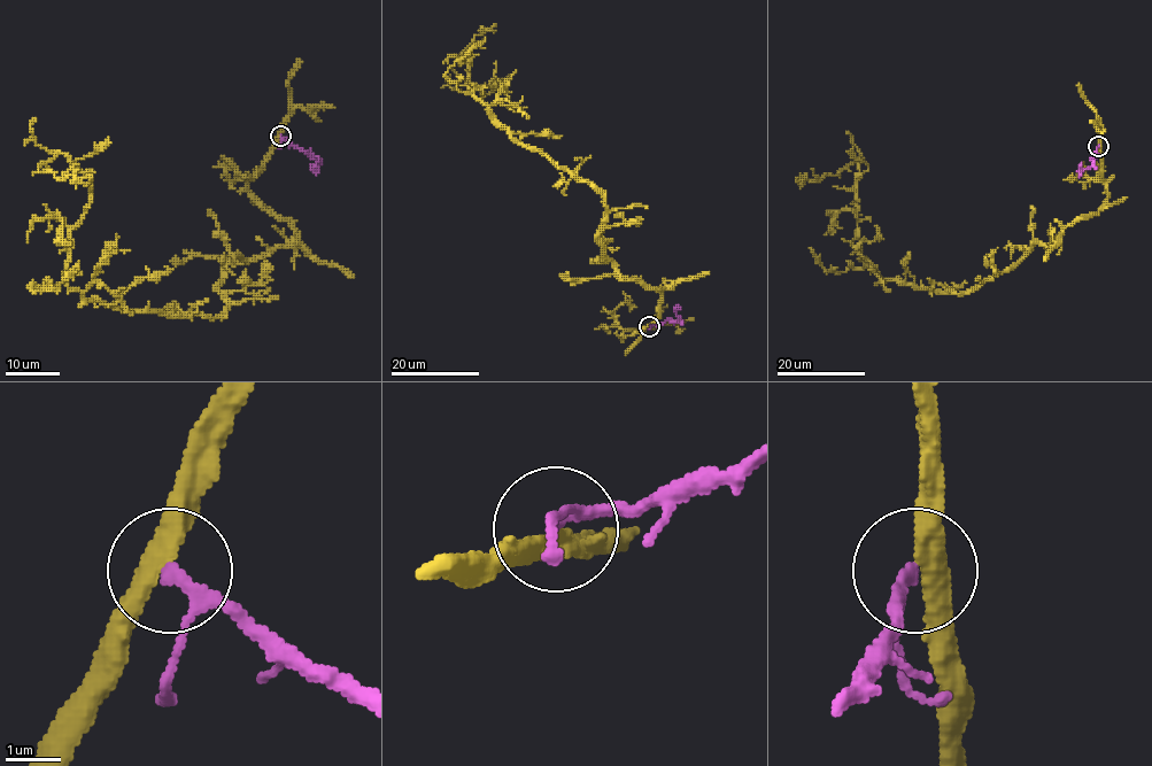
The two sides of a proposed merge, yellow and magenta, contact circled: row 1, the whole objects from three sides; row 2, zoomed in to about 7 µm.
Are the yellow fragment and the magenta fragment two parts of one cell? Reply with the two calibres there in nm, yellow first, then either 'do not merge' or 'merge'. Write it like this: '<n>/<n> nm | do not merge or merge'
380/160 nm | merge

